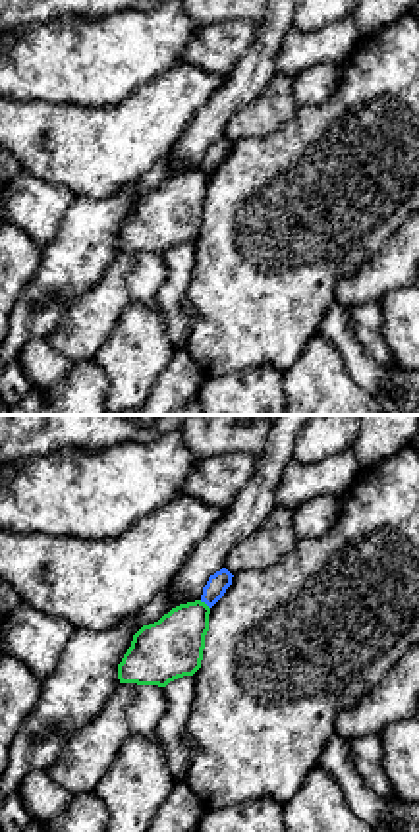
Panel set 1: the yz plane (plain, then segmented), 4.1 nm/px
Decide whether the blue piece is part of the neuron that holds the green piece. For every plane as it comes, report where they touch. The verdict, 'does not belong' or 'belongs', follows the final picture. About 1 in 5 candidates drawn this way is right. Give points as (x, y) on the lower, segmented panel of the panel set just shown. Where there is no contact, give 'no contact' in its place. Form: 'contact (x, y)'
contact (205, 605)

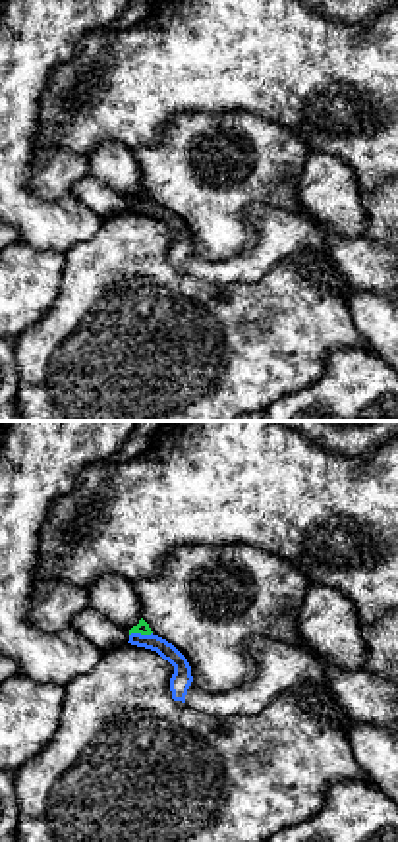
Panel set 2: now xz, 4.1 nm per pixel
contact (140, 632)

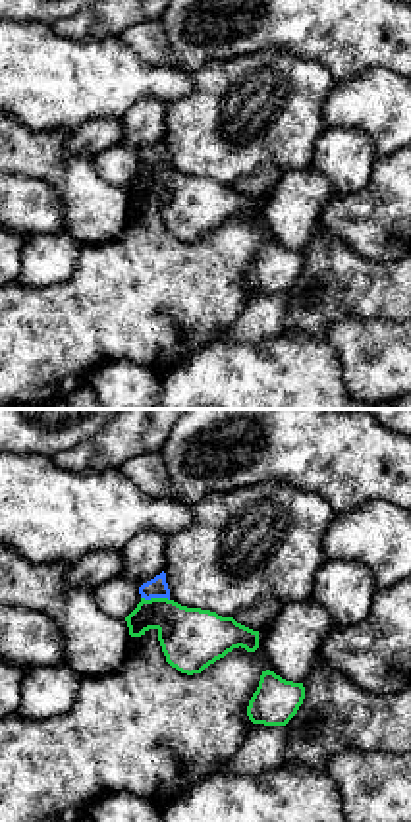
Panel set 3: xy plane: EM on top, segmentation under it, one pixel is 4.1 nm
contact (155, 599)

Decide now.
does not belong

